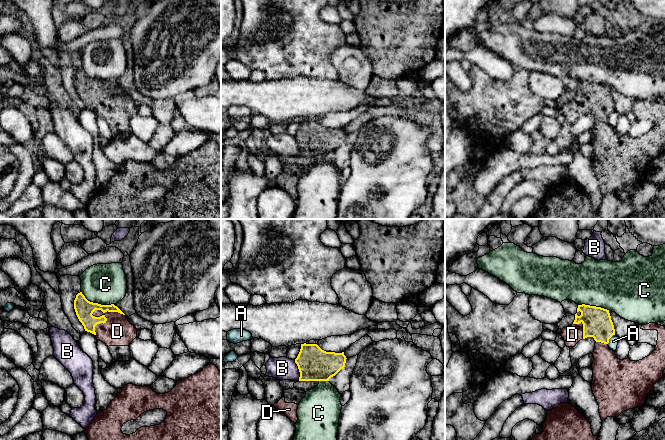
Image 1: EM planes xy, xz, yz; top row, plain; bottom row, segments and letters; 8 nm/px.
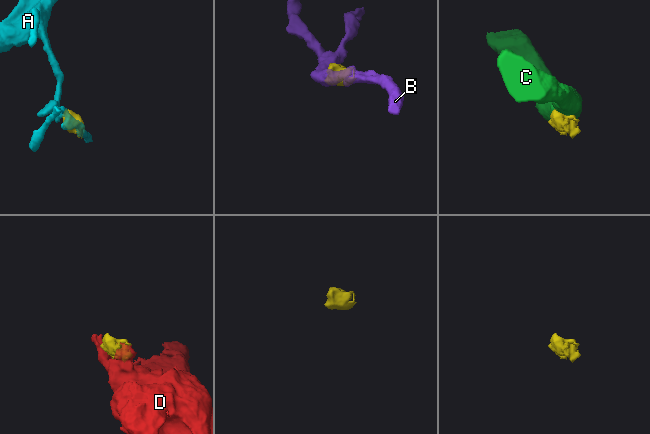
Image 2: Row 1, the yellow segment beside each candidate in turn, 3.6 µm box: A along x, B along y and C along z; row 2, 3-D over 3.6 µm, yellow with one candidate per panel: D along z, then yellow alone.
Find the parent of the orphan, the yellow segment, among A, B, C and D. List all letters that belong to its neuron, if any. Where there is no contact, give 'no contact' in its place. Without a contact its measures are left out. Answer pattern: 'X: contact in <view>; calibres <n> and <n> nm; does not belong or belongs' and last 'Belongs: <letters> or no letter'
A: contact in yz; calibres 240 and 80 nm; does not belong
B: contact in xz; calibres 260 and 190 nm; does not belong
C: contact in xy; calibres 150 and 320 nm; does not belong
D: contact in xy; calibres 150 and 240 nm; belongs
Belongs: D

